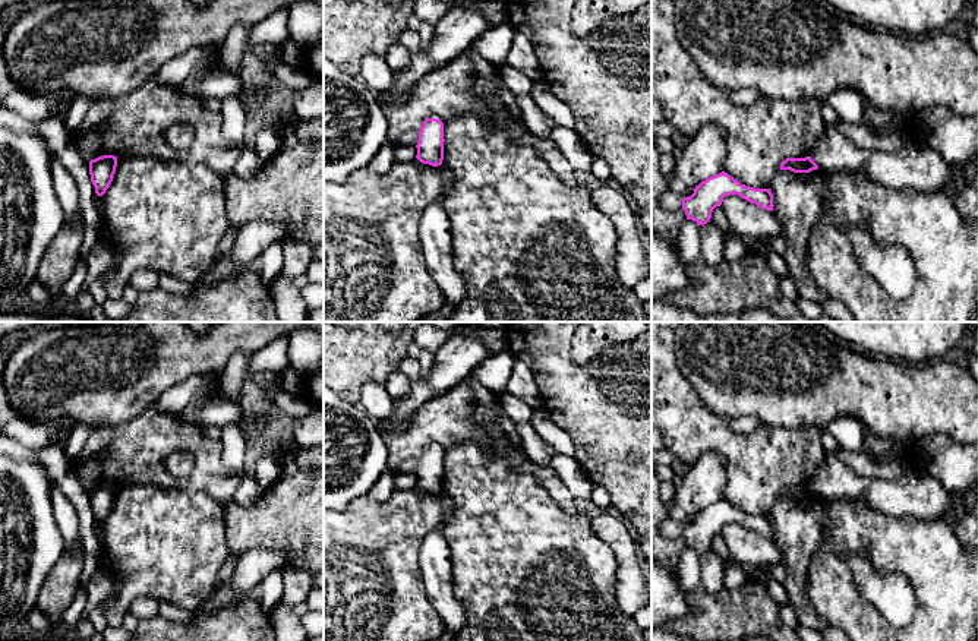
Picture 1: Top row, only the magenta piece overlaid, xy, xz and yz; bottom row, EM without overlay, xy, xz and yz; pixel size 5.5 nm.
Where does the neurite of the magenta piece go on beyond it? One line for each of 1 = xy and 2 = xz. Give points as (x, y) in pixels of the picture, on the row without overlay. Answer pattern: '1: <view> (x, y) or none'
1: none
2: none

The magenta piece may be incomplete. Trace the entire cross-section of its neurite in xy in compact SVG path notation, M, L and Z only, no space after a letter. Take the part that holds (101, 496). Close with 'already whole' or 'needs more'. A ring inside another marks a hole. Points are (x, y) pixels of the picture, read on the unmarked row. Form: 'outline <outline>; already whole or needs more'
outline M102 483L89 489L91 509L95 515L95 521L102 524L113 509L113 503L117 495L117 484Z; already whole

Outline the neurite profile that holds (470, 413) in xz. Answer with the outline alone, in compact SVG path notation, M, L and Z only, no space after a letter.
M470 375L455 388L422 405L406 429L394 432L379 427L389 452L388 468L395 474L416 474L426 446L444 449L460 442L480 443L505 454L517 476L536 476L565 514L578 515L574 496L556 471L550 465L531 462L508 442L501 424L504 411L499 397Z

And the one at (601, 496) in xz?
M594 486L591 501L600 508L612 505L611 495L603 486Z

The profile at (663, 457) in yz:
M662 448L657 452L652 452L652 462L660 465L672 465L676 461L676 457L666 448Z

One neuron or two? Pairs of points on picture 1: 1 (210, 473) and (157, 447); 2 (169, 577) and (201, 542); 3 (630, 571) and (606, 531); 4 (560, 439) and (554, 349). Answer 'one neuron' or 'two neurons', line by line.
1: one neuron
2: one neuron
3: one neuron
4: two neurons

